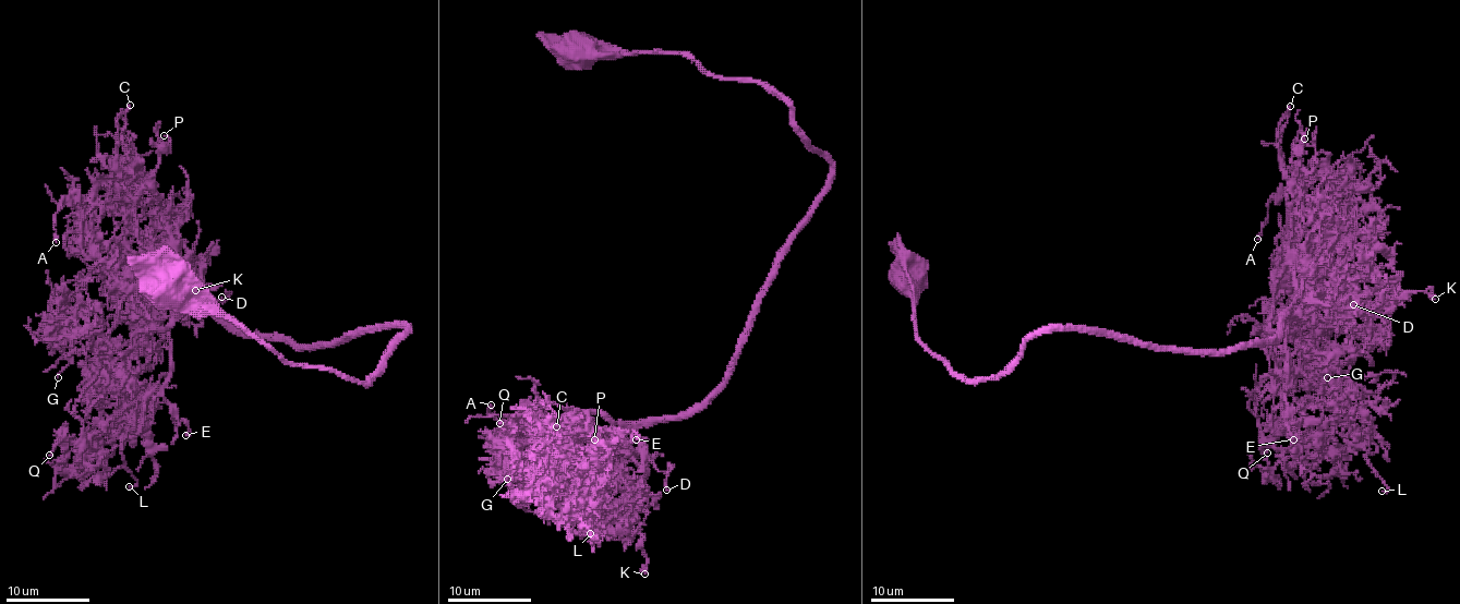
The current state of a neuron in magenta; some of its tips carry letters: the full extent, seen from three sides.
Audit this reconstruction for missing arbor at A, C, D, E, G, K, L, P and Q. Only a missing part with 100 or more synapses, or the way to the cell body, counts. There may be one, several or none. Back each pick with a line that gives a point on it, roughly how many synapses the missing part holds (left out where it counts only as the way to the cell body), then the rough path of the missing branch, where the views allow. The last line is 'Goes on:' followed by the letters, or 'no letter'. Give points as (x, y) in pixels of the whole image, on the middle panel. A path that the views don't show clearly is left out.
Goes on: no letter

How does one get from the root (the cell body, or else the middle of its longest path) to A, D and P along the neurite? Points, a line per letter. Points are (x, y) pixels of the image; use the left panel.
A: (163, 286), (360, 382), (407, 328), (320, 348), (195, 311), (160, 327), (82, 239), (77, 197), (56, 242)
D: (163, 286), (206, 293), (297, 365), (360, 382), (407, 328), (371, 326), (300, 347), (179, 310), (221, 297)
P: (163, 286), (206, 293), (297, 365), (360, 382), (407, 328), (300, 347), (202, 312), (135, 228), (164, 135)

